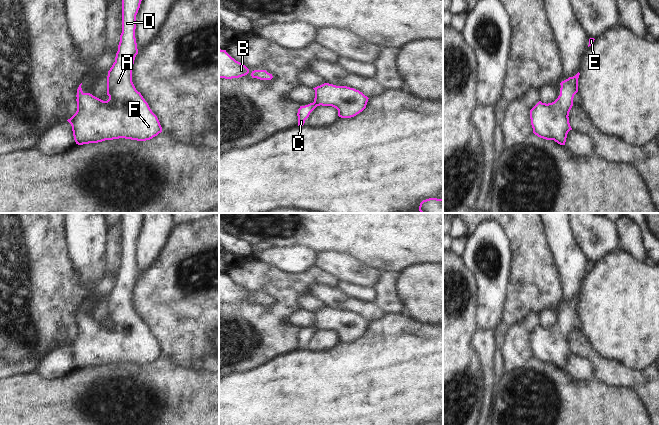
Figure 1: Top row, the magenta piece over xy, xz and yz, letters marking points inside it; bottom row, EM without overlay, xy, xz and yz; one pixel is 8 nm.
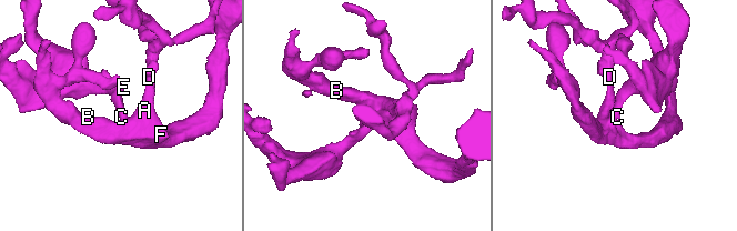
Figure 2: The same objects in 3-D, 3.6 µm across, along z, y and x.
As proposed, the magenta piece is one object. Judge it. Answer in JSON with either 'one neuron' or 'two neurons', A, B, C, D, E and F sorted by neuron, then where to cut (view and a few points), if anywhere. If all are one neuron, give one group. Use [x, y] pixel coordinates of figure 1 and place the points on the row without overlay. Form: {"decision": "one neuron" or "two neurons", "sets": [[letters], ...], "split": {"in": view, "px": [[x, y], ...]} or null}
{"decision": "one neuron", "sets": [["A", "B", "C", "D", "E", "F"]], "split": null}

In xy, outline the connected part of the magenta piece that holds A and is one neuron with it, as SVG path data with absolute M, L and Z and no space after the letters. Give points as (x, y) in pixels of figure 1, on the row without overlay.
M122 213L122 257L115 286L107 300L109 323L103 325L90 317L84 317L81 312L82 307L77 313L77 335L67 345L72 350L74 364L78 369L119 362L146 365L162 356L157 340L132 306L133 288L138 278L135 262L136 239L142 225L142 216L143 213Z

